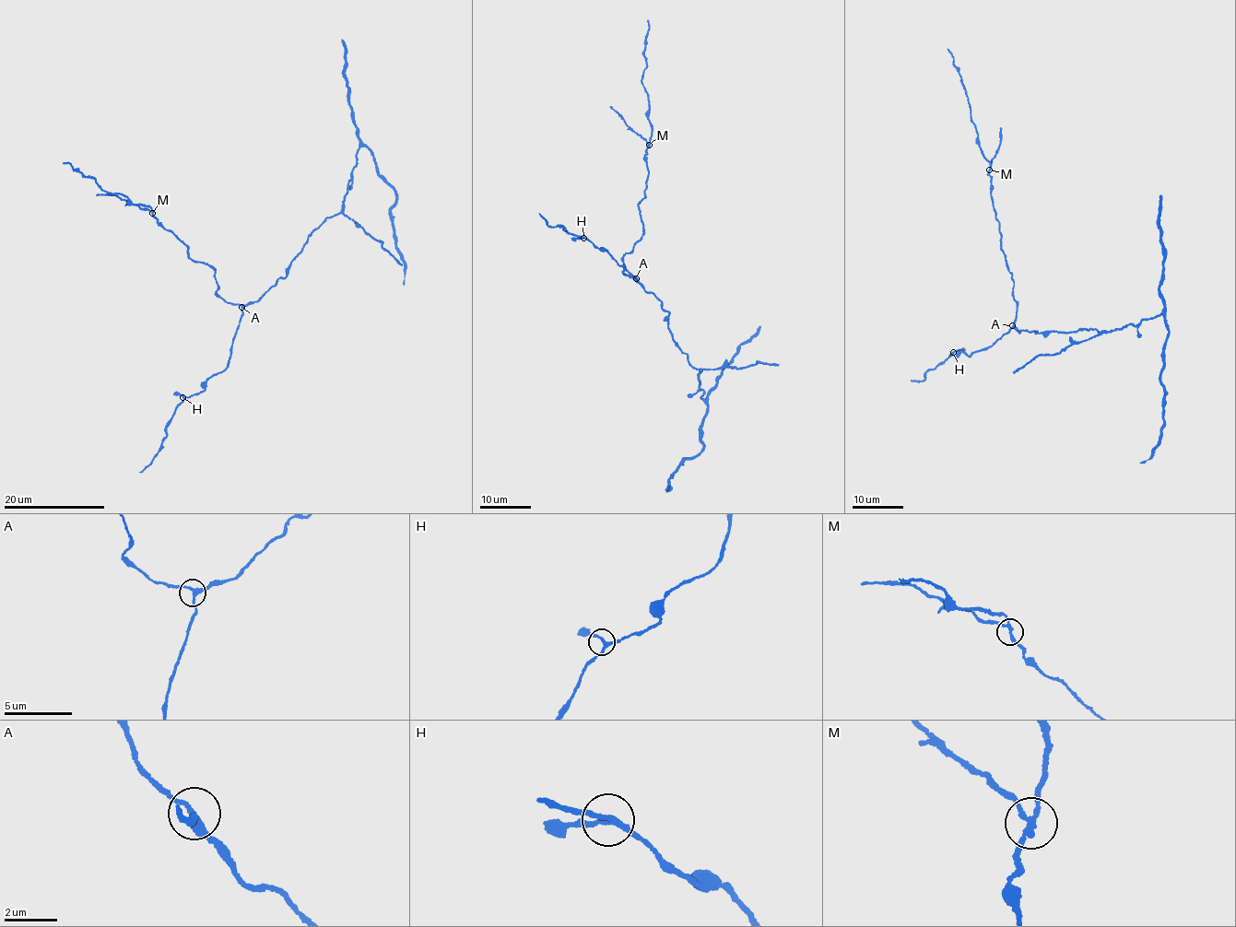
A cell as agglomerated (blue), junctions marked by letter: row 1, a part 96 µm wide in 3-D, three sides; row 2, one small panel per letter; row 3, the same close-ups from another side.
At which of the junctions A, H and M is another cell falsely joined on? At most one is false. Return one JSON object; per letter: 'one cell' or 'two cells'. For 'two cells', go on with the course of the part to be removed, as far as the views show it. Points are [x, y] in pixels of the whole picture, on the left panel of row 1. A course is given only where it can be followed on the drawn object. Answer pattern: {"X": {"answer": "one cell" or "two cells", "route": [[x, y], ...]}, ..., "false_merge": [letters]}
{"A": {"answer": "one cell"}, "H": {"answer": "one cell"}, "M": {"answer": "two cells", "route": [[152, 213], [113, 194], [96, 195]]}, "false_merge": ["M"]}

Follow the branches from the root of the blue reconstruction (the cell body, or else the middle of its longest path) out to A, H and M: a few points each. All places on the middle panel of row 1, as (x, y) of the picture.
A: (663, 310), (662, 301), (646, 291), (636, 278)
H: (663, 310), (662, 301), (656, 296), (646, 291), (641, 284), (624, 273), (623, 267), (610, 252), (583, 238)
M: (663, 310), (656, 296), (627, 271), (623, 260), (644, 231), (639, 205), (646, 195), (649, 144)

